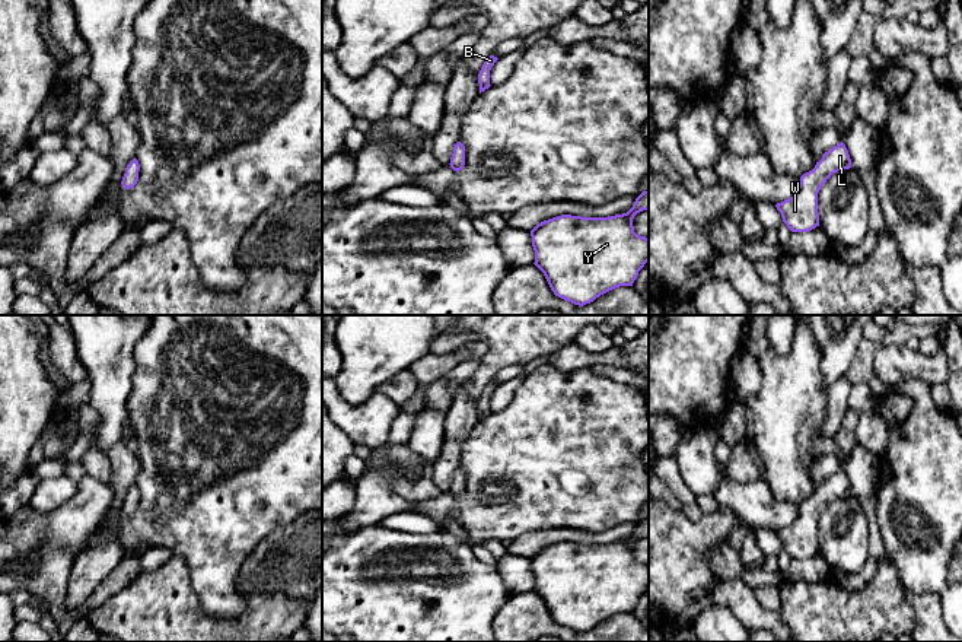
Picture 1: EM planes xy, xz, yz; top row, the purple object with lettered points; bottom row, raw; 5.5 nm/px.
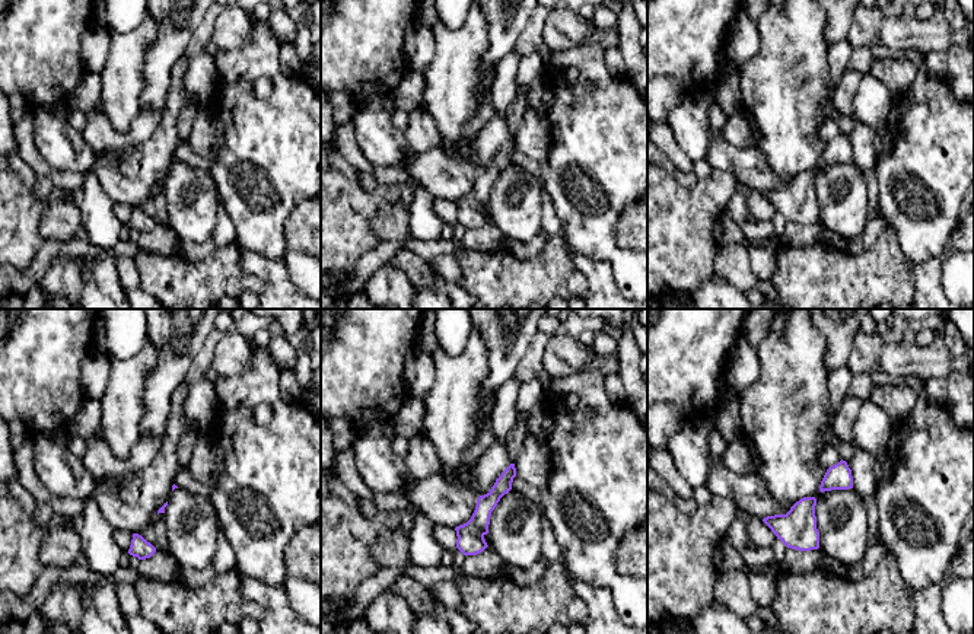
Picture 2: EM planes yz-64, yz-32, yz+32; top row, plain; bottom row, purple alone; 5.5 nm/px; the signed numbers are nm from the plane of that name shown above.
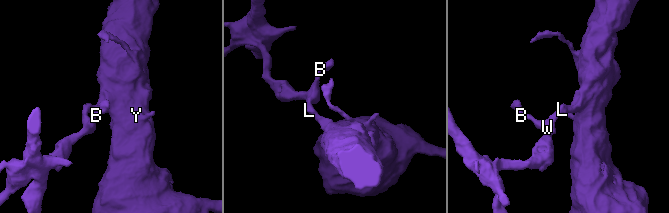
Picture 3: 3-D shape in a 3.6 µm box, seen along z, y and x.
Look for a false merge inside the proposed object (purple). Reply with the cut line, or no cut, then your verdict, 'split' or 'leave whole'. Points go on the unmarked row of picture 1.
yz (814, 495), (827, 505) | split

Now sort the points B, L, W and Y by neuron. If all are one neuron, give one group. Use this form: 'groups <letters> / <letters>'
groups B W / L Y

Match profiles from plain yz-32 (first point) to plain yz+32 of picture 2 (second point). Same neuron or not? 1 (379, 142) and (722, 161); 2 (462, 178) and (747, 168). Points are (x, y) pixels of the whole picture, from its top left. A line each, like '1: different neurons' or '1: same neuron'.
1: different neurons
2: same neuron

